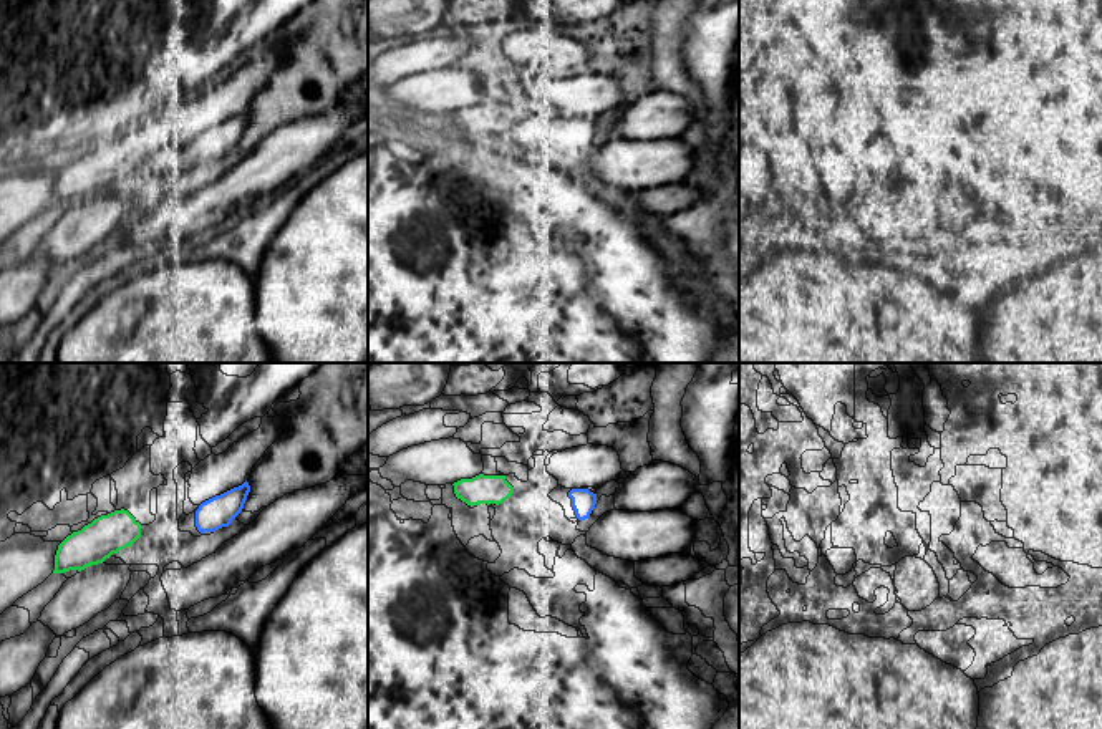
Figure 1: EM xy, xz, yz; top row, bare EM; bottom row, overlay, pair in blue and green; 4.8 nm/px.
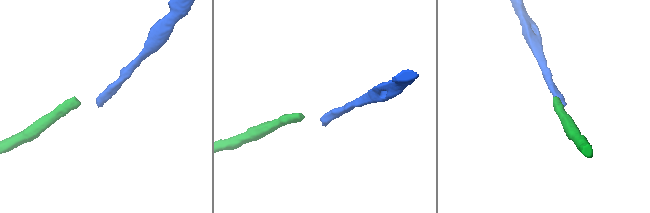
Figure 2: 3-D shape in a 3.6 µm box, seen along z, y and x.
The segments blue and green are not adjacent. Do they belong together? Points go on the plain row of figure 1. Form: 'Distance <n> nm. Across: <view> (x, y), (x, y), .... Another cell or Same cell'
Distance 260 nm. Across: xy (196, 154), (141, 154). Another cell

